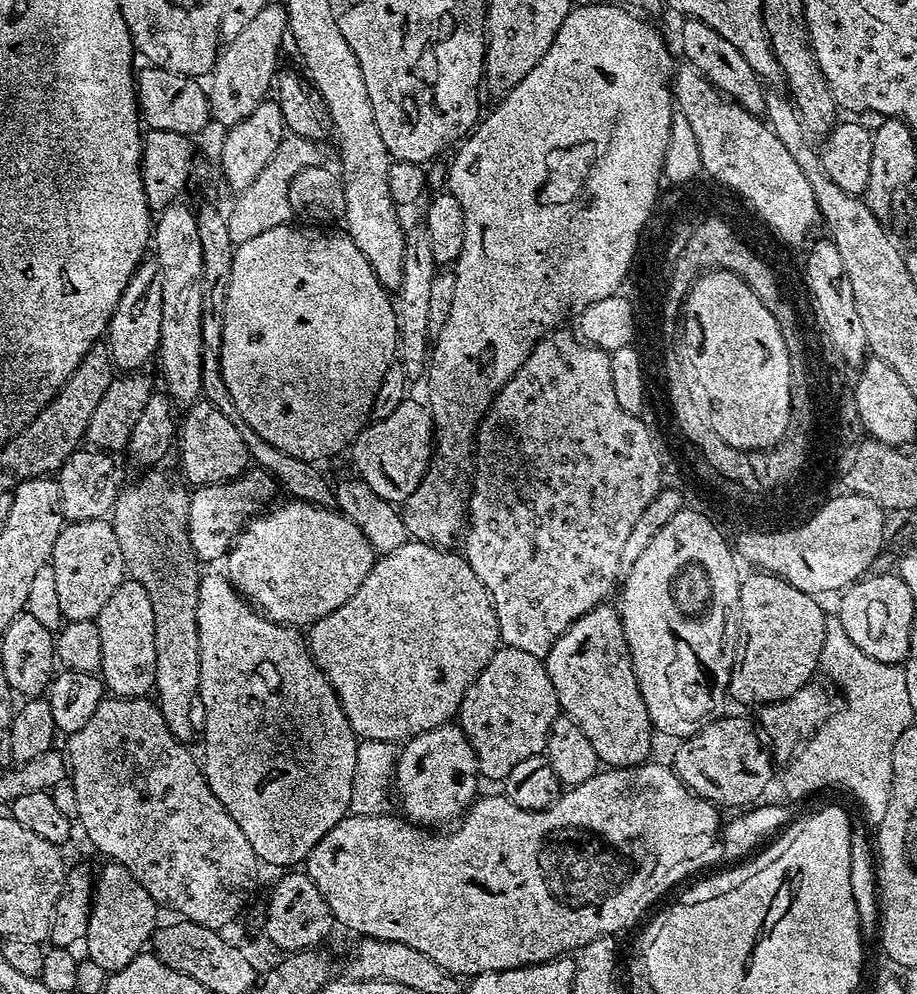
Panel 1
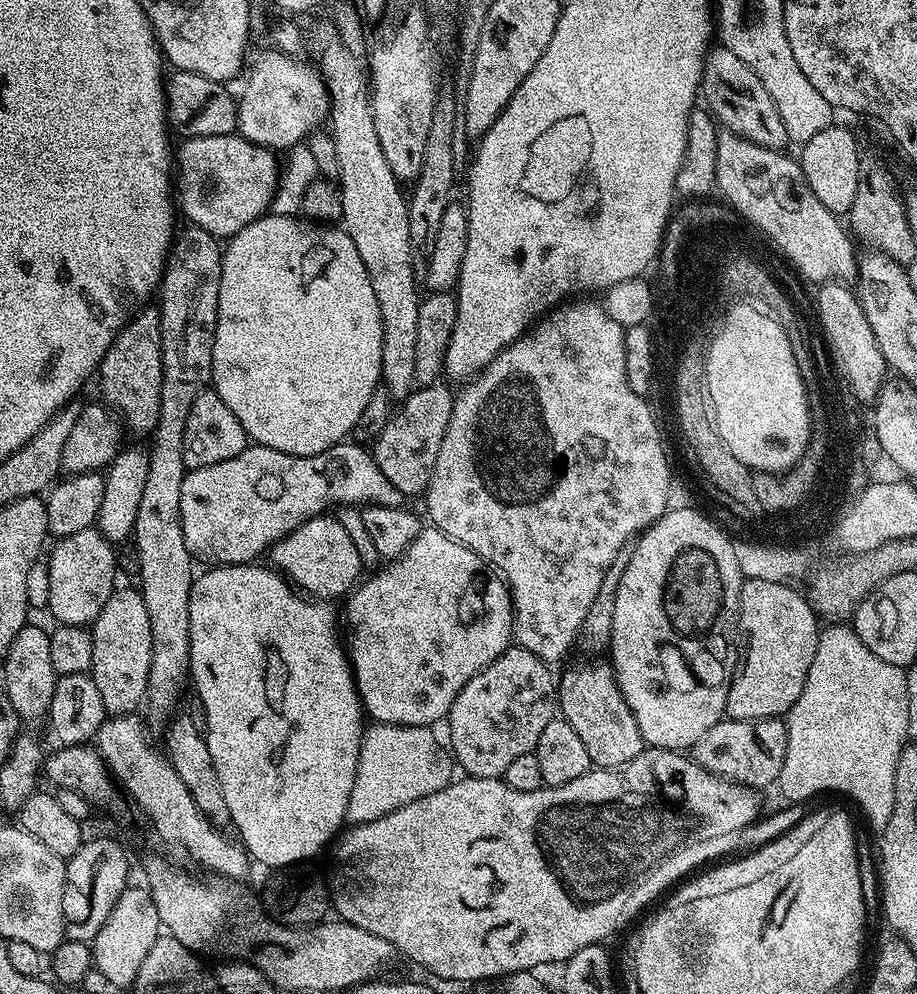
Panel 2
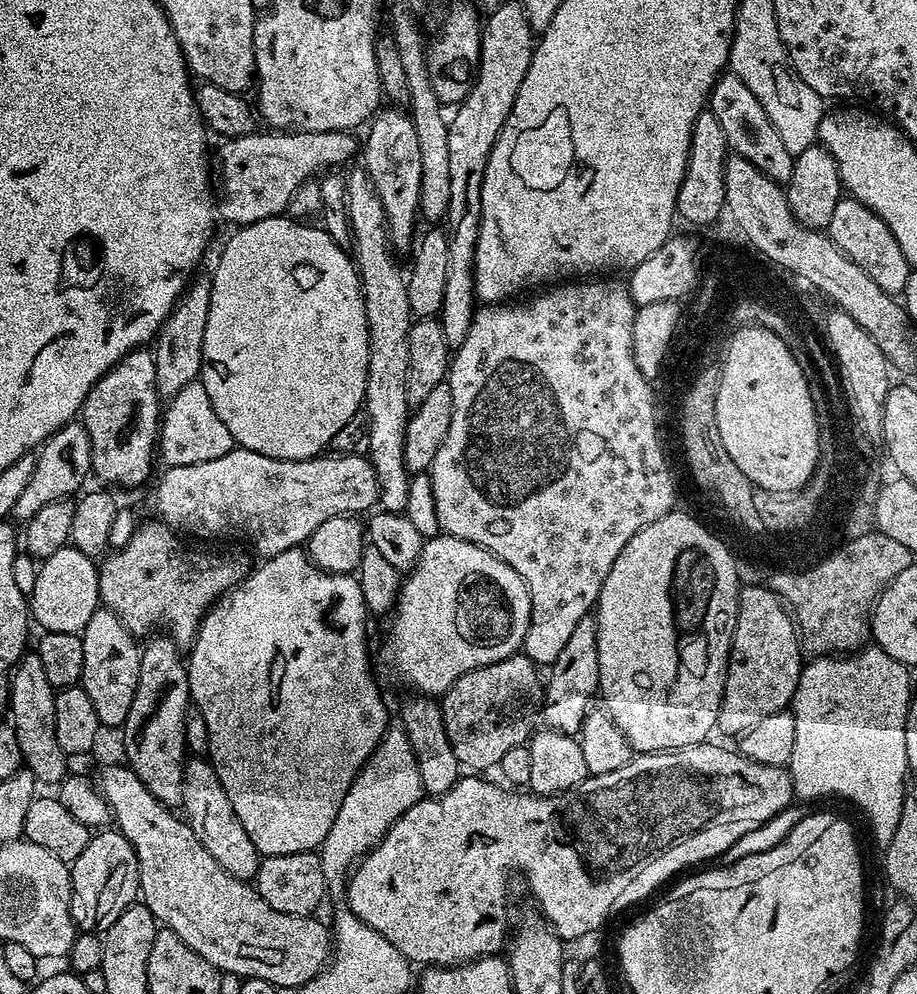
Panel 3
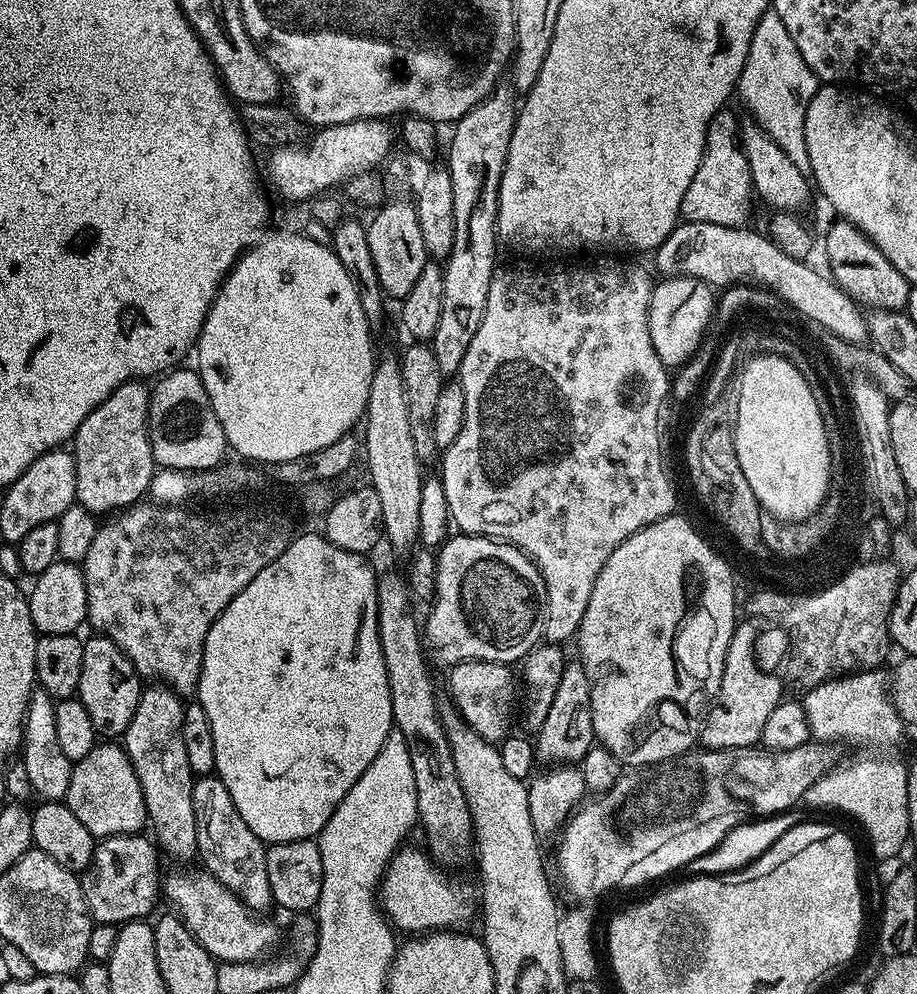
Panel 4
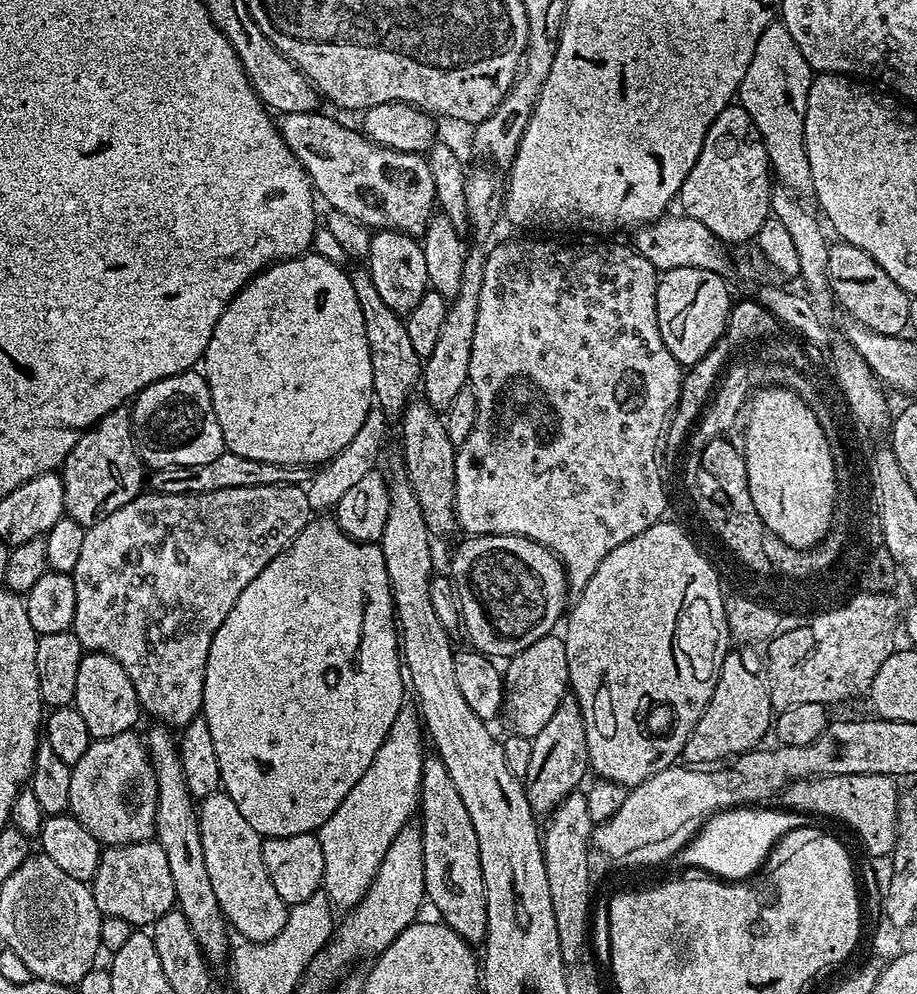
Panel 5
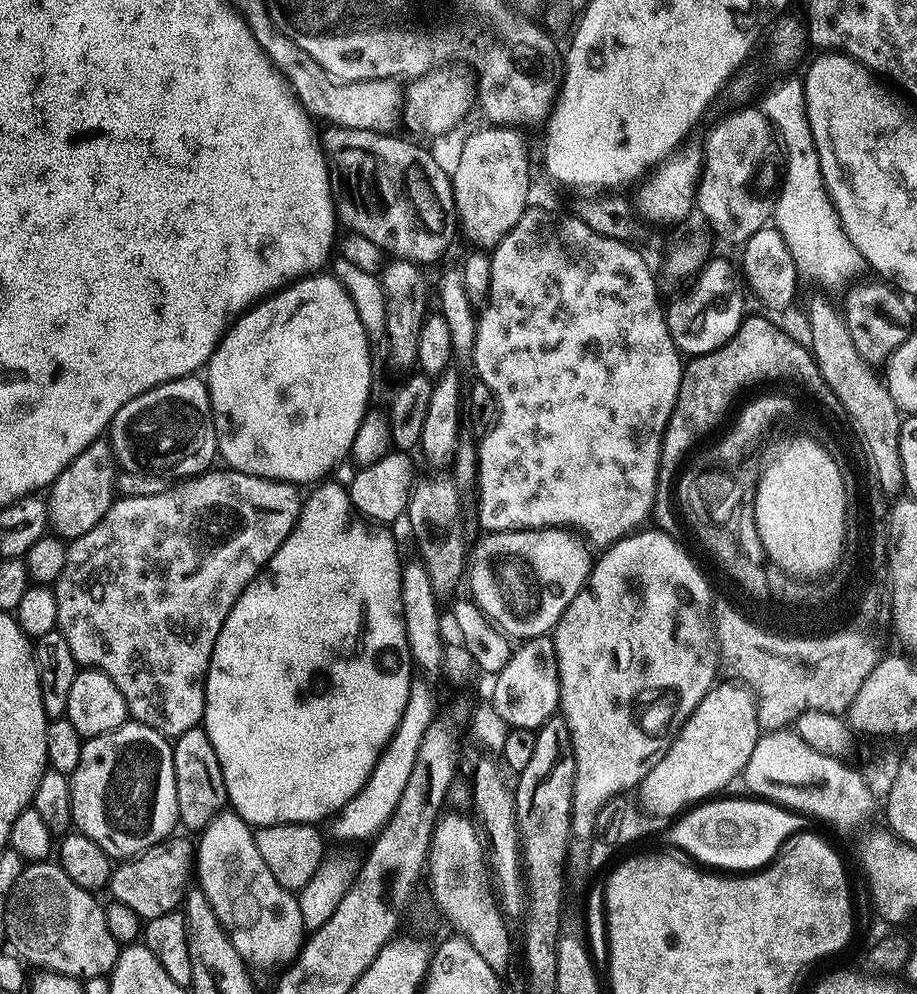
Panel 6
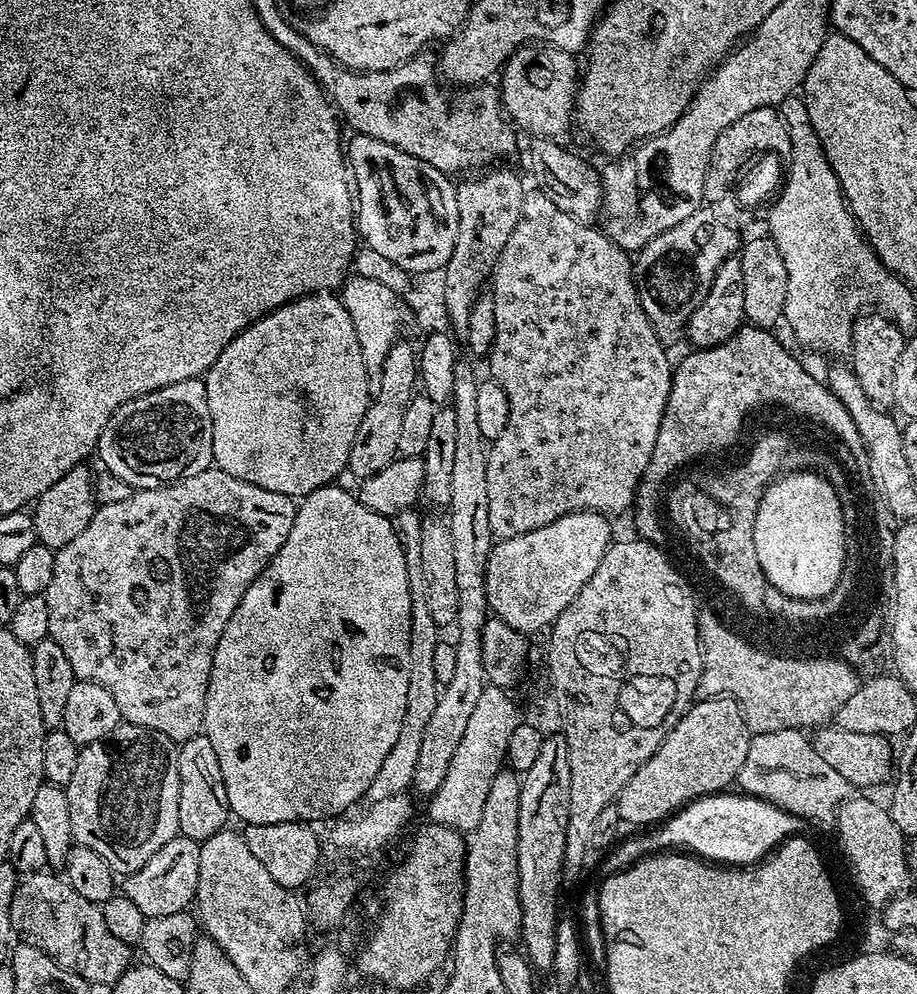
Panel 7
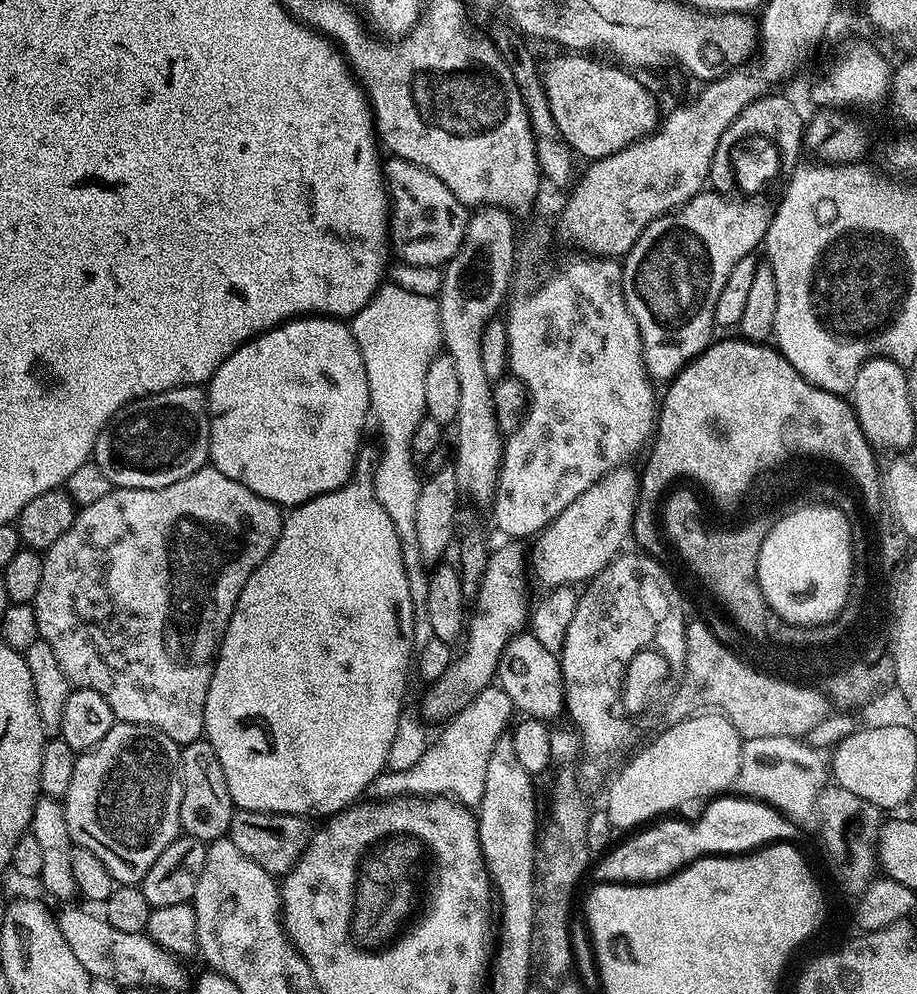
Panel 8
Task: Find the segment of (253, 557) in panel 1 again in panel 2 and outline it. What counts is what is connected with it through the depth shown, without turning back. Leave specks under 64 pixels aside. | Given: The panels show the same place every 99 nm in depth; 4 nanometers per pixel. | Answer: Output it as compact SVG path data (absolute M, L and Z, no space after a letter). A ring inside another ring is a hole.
M321 514L313 520L307 520L291 534L283 536L277 544L272 545L271 556L273 560L271 563L301 593L308 592L304 594L312 598L332 598L328 596L340 595L343 597L361 579L362 567L354 543L336 519L328 514Z

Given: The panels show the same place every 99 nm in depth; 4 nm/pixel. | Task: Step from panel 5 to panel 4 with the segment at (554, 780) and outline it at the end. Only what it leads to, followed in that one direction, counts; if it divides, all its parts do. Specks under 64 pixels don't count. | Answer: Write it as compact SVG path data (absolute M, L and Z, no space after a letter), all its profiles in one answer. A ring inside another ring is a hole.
M579 662L565 663L557 693L554 694L554 700L550 705L550 712L546 716L545 722L539 728L538 737L540 740L535 741L536 755L541 761L548 760L544 762L552 766L557 764L575 765L577 762L583 761L584 755L594 747L596 735L594 734L594 718L590 702L590 678L586 674L583 664Z

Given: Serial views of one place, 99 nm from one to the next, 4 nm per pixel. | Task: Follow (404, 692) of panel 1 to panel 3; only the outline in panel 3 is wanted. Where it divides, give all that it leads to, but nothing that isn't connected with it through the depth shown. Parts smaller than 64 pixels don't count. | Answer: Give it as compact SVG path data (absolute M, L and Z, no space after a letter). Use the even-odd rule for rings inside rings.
M439 534L432 539L424 540L424 548L421 550L421 556L414 566L412 572L403 577L400 586L400 596L396 600L394 615L392 620L392 633L388 636L388 641L384 644L384 652L388 655L388 664L396 671L396 676L404 684L409 684L413 693L421 696L440 698L462 674L474 670L478 666L486 666L490 662L498 662L507 656L515 656L524 647L526 630L530 630L532 625L532 595L526 586L523 578L512 569L506 562L502 562L492 552L487 552L482 546L466 542L457 536Z

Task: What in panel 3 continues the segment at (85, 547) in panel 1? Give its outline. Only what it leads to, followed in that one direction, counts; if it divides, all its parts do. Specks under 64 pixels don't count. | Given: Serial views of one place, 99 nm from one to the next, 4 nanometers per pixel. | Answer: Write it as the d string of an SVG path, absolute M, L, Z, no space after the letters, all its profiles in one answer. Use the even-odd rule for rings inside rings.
M65 546L58 554L50 554L38 567L38 582L30 597L30 616L41 624L44 632L83 633L86 622L101 607L98 578L100 569L91 556L82 550Z

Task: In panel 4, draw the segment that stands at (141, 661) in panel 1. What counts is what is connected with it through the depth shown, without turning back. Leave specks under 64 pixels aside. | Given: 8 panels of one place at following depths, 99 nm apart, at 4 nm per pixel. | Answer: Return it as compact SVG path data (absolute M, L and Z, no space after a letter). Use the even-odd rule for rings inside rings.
M92 634L84 640L82 678L78 682L78 699L86 706L90 722L100 738L120 738L130 726L130 718L138 710L142 678L126 654L109 636Z

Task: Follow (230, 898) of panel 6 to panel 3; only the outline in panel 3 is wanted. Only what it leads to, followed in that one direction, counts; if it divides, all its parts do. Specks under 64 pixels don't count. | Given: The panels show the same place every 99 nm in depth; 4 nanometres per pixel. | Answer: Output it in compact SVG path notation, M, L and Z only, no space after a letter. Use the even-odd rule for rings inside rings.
M192 758L185 763L182 798L183 815L194 834L198 834L202 846L210 850L210 858L214 858L214 862L218 862L218 866L222 866L226 874L245 882L255 881L262 859L260 851L254 846L254 842L250 842L250 834L246 834L242 822L238 822L238 814L234 814L234 806L230 806L230 798L226 798L226 790L211 759Z

